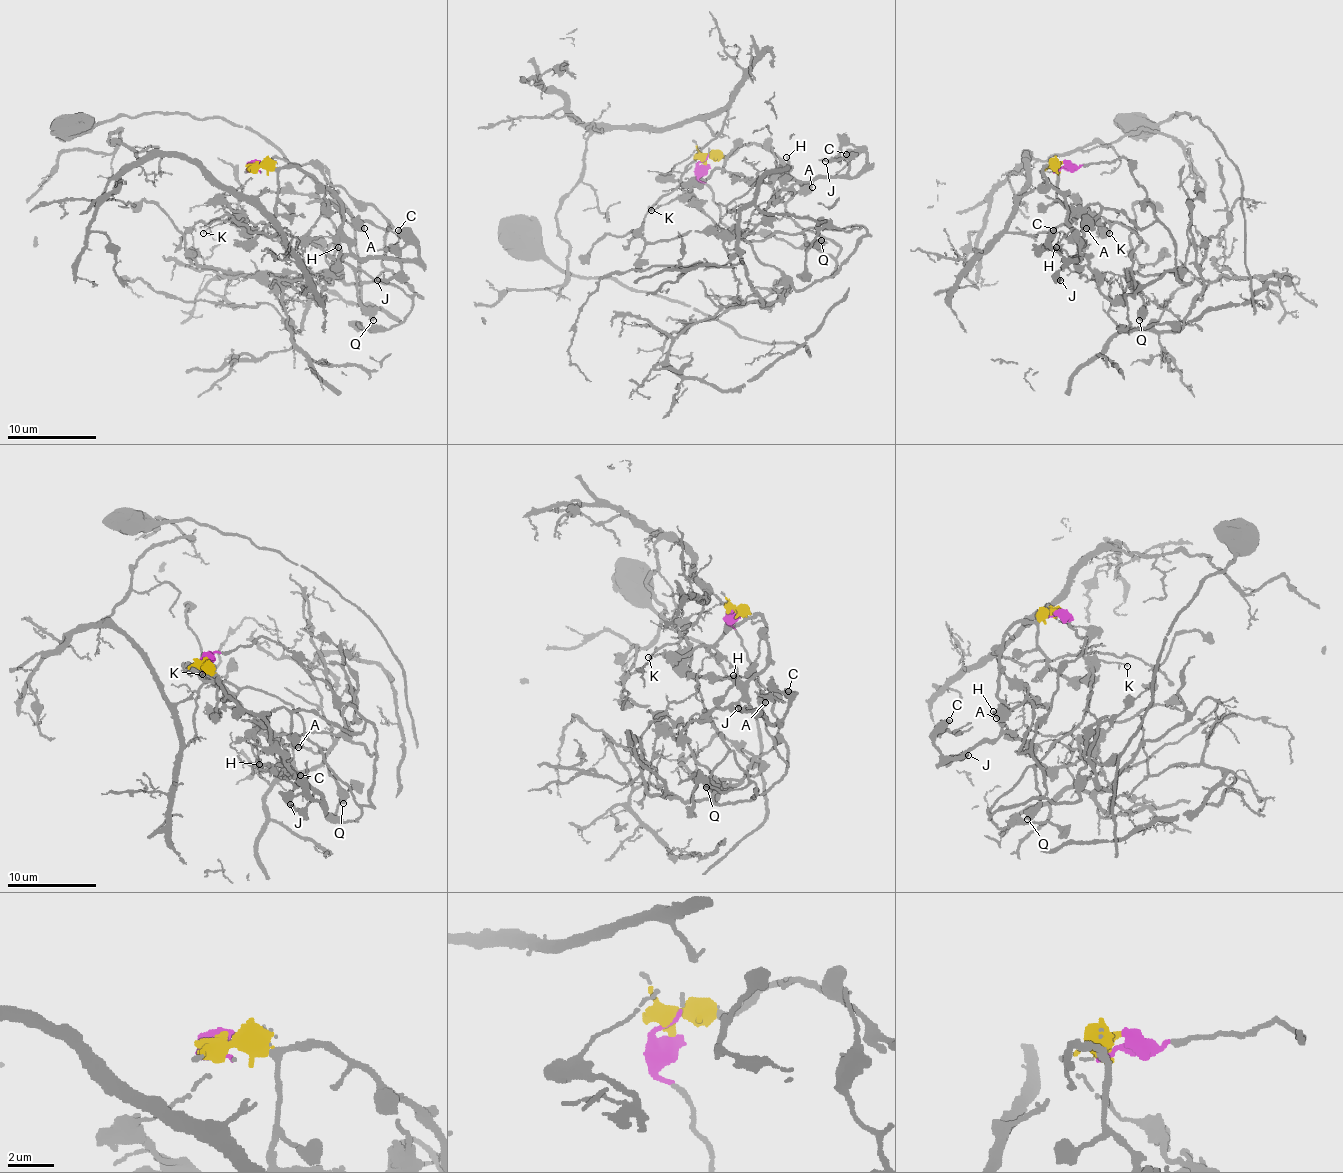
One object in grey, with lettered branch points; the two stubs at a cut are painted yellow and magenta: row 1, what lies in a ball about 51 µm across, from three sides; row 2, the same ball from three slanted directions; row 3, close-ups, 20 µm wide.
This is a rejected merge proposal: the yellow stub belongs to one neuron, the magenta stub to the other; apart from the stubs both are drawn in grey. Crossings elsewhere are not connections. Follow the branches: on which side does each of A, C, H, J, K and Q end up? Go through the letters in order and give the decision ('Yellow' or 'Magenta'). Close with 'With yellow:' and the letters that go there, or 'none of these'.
A: Magenta
C: Yellow
H: Yellow
J: Yellow
K: Magenta
Q: Magenta
With yellow: C, H, J

